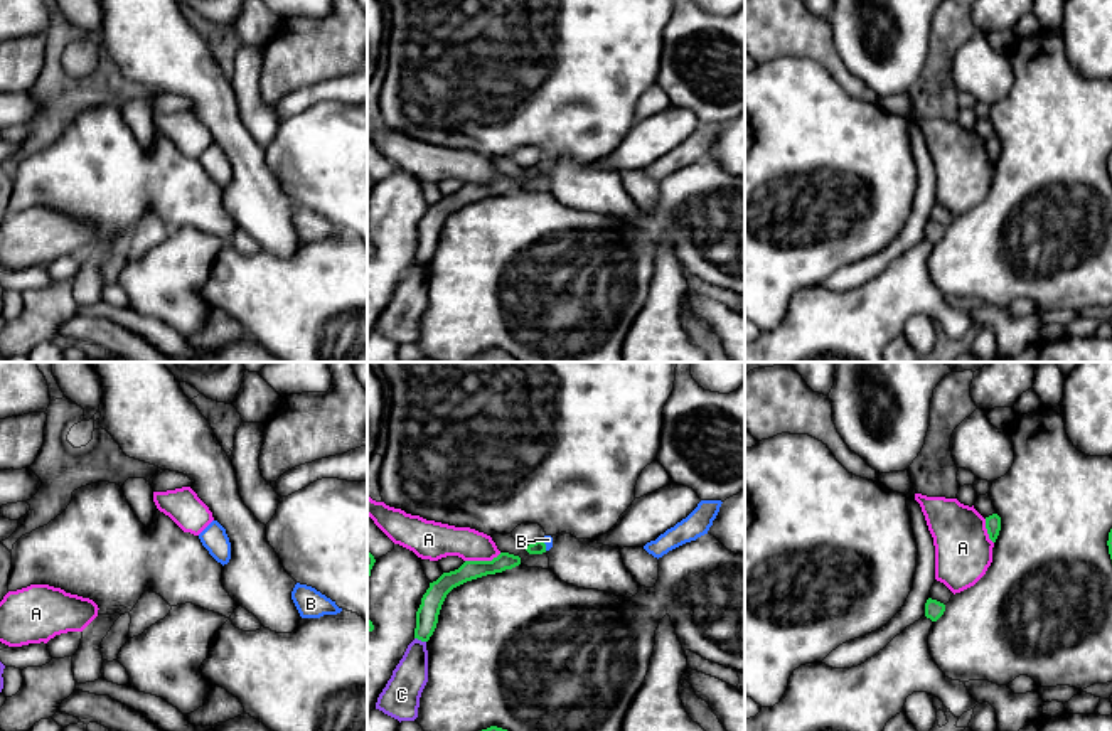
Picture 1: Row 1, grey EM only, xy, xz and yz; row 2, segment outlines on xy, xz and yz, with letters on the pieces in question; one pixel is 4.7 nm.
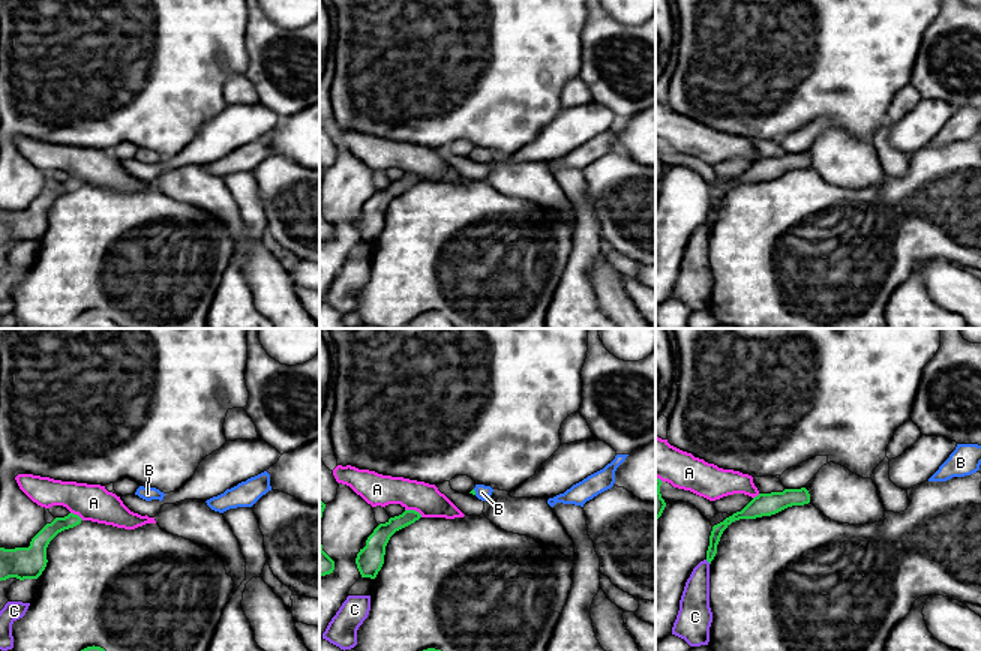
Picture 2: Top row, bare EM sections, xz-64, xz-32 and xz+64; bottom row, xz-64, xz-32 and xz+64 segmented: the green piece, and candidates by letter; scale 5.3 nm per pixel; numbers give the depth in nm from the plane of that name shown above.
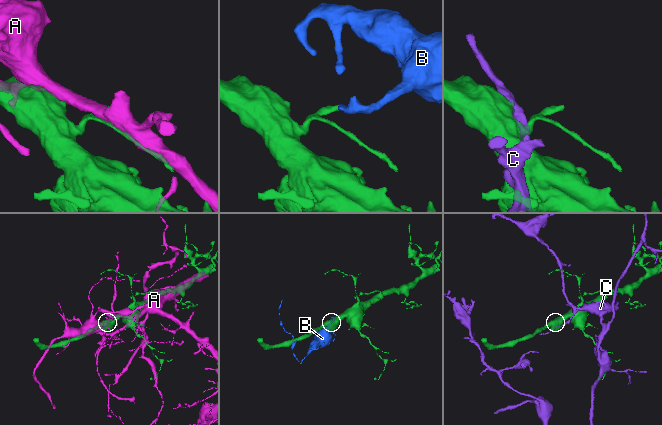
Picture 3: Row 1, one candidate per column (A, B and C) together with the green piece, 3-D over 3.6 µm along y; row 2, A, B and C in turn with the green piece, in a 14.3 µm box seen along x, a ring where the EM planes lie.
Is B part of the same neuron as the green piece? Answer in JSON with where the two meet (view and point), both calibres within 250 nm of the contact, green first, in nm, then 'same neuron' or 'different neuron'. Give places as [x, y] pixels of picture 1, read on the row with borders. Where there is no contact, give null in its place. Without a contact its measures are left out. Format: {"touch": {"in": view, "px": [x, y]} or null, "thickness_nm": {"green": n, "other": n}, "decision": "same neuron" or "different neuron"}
{"touch": {"in": "xz", "px": [545, 544]}, "thickness_nm": {"green": 60, "other": 50}, "decision": "same neuron"}

